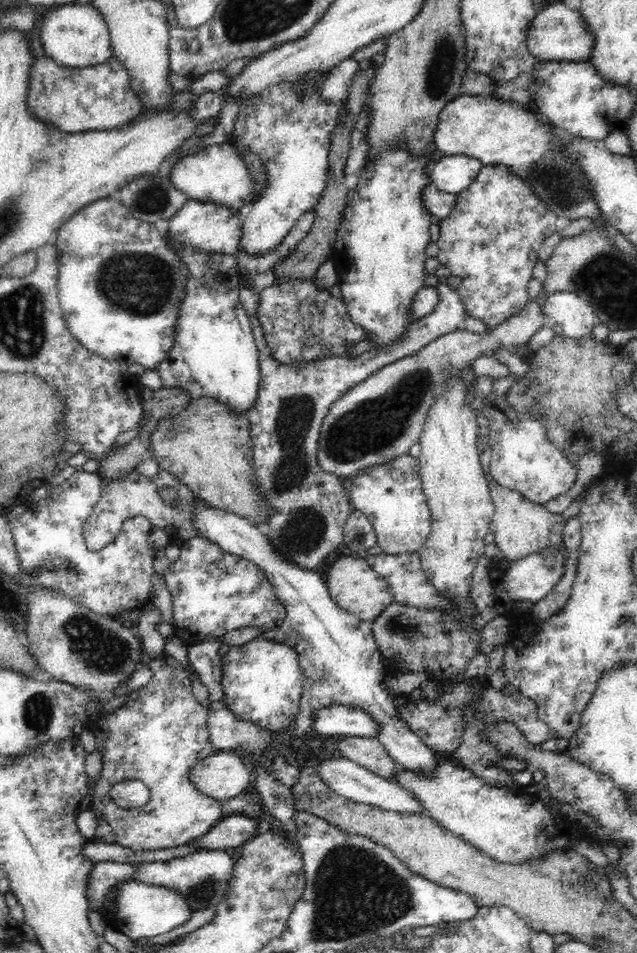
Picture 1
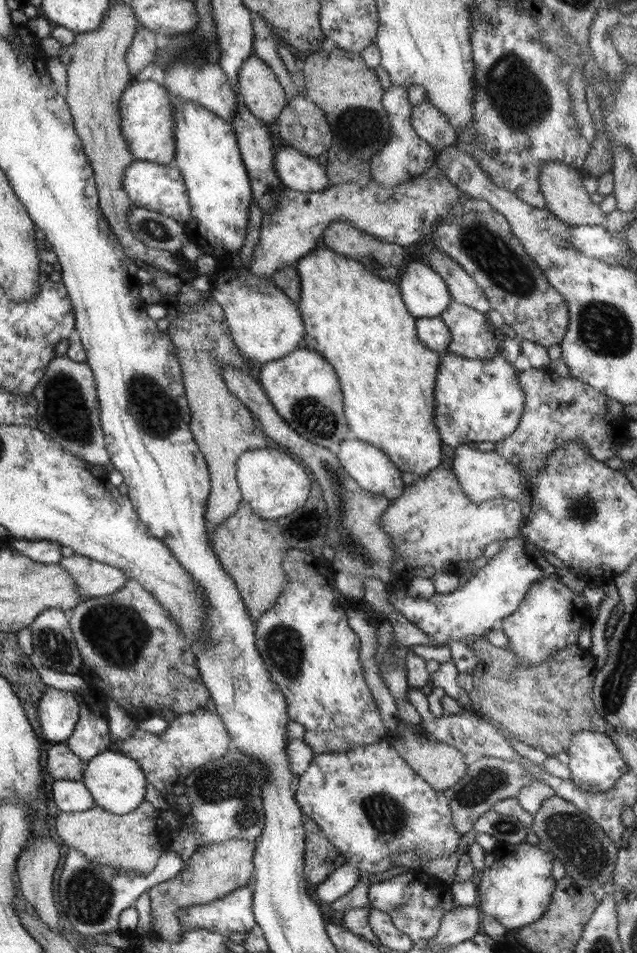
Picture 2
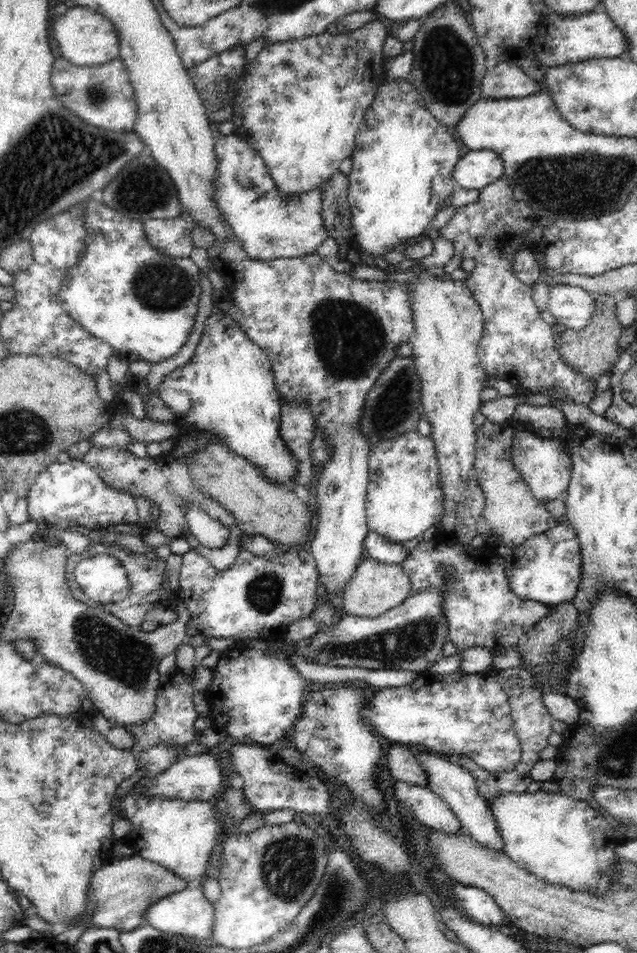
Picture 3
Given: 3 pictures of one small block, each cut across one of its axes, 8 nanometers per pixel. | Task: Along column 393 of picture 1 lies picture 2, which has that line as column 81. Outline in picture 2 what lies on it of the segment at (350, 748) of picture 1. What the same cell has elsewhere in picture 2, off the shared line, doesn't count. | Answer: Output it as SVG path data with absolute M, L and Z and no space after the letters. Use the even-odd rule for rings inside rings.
M66 743L49 745L46 770L56 780L82 781L85 764Z

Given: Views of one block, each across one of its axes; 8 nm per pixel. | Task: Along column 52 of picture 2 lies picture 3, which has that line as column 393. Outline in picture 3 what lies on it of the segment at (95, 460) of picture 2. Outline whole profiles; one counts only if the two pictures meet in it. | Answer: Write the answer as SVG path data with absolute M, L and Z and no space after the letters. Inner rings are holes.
M396 355L392 362L378 375L374 386L368 391L366 406L362 408L359 429L368 441L368 446L374 448L384 440L392 440L406 432L416 430L420 422L419 403L421 403L421 385L417 380L413 357Z

